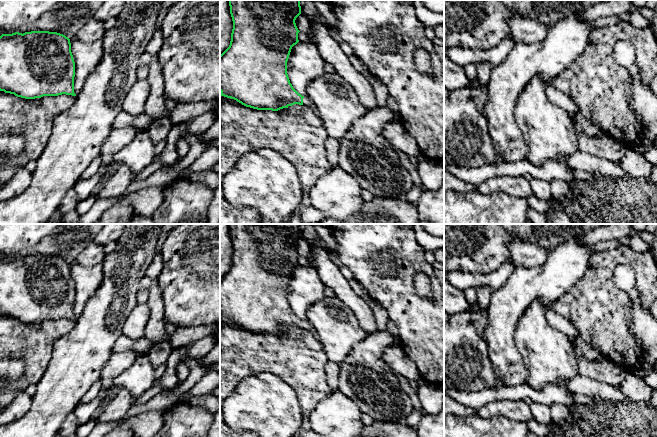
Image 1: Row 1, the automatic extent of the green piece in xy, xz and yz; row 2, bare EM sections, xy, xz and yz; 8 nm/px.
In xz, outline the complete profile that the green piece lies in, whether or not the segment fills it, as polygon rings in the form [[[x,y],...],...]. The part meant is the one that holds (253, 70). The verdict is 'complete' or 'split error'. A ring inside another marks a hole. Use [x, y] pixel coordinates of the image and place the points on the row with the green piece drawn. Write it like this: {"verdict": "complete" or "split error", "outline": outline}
{"verdict": "split error", "outline": [[[229,0],[229,6],[233,29],[230,45],[220,55],[221,96],[257,110],[278,111],[299,104],[317,112],[314,103],[293,88],[287,74],[291,49],[299,42],[295,20],[301,14],[300,0]]]}

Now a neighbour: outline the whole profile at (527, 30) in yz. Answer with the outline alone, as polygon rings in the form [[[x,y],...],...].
[[[515,15],[509,21],[510,31],[508,36],[514,43],[538,43],[545,39],[549,27],[537,20]]]

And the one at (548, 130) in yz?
[[[540,76],[534,77],[521,92],[515,107],[515,122],[528,148],[527,159],[537,166],[547,160],[561,161],[578,150],[572,114],[551,103],[546,96],[546,86],[550,83]]]

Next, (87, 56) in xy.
[[[75,36],[70,39],[71,52],[75,62],[74,93],[79,93],[88,78],[95,70],[103,55],[103,40],[85,43]]]

